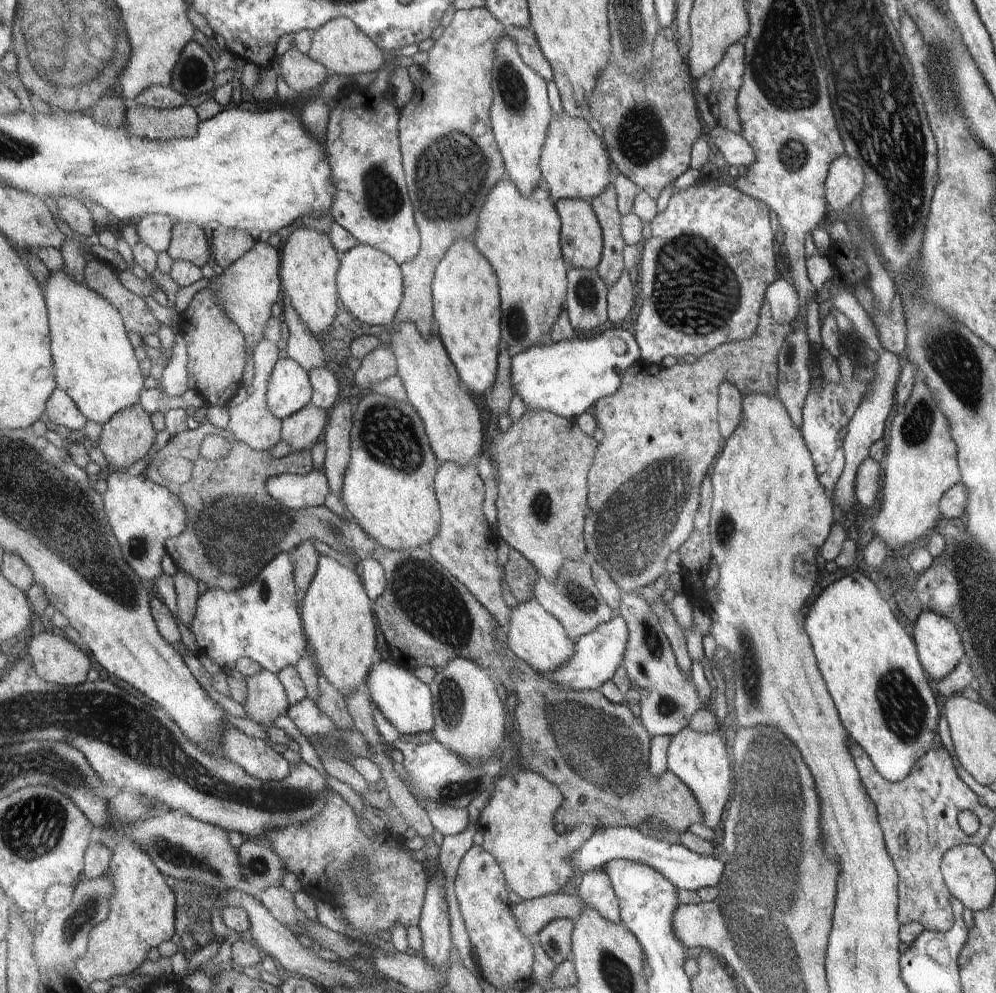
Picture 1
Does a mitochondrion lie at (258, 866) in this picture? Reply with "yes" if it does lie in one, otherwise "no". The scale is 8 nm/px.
yes

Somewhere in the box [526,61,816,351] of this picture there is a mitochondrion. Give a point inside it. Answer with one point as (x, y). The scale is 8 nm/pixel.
(674, 293)

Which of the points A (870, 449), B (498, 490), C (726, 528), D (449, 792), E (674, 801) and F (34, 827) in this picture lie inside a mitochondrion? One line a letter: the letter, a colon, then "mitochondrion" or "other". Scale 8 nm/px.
A: other
B: other
C: mitochondrion
D: mitochondrion
E: other
F: mitochondrion

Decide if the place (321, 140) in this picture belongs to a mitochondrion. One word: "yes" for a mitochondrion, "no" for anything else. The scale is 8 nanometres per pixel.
no

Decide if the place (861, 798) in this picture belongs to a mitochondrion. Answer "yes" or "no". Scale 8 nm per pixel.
no

